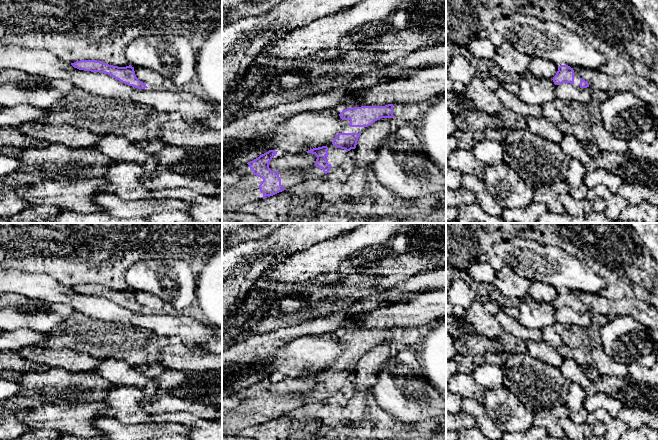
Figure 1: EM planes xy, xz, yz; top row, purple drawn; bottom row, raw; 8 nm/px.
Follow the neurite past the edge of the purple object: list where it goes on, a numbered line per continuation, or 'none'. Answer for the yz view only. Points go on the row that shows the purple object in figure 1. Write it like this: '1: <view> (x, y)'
1: yz (576, 76)

